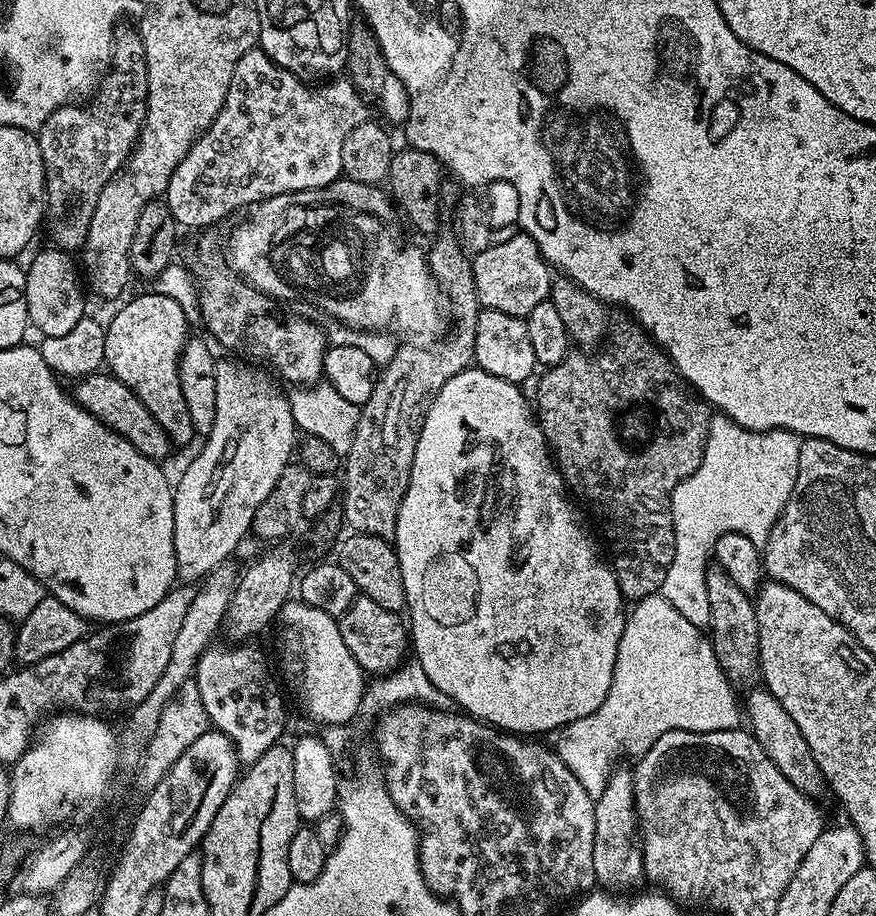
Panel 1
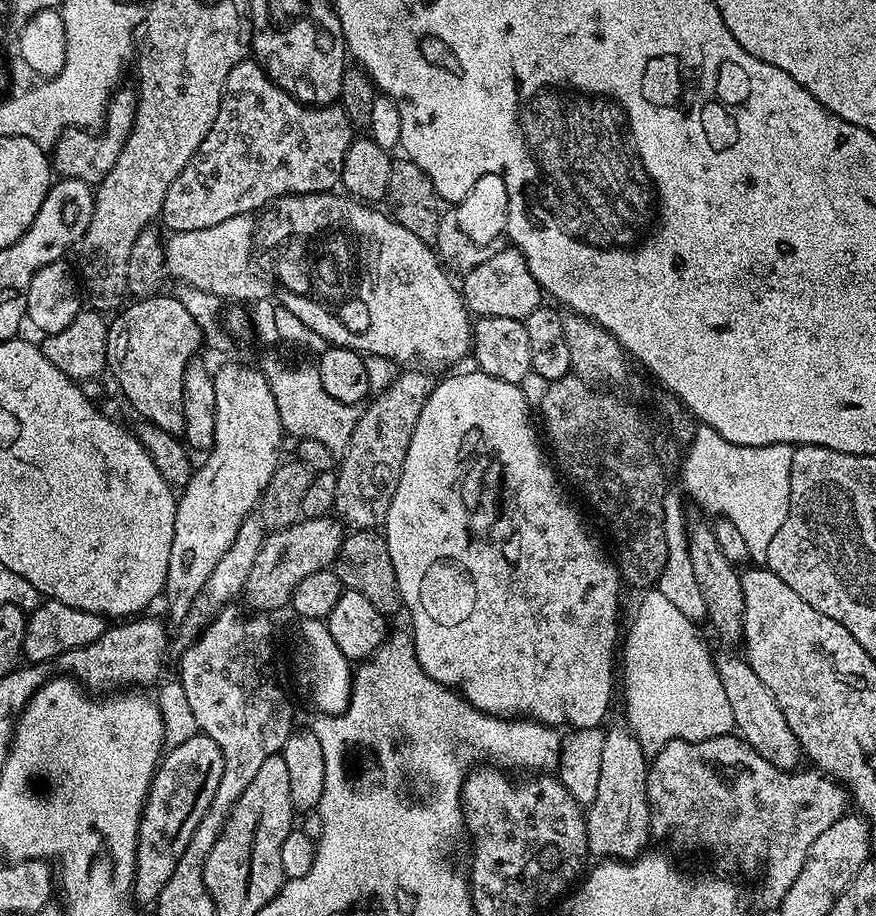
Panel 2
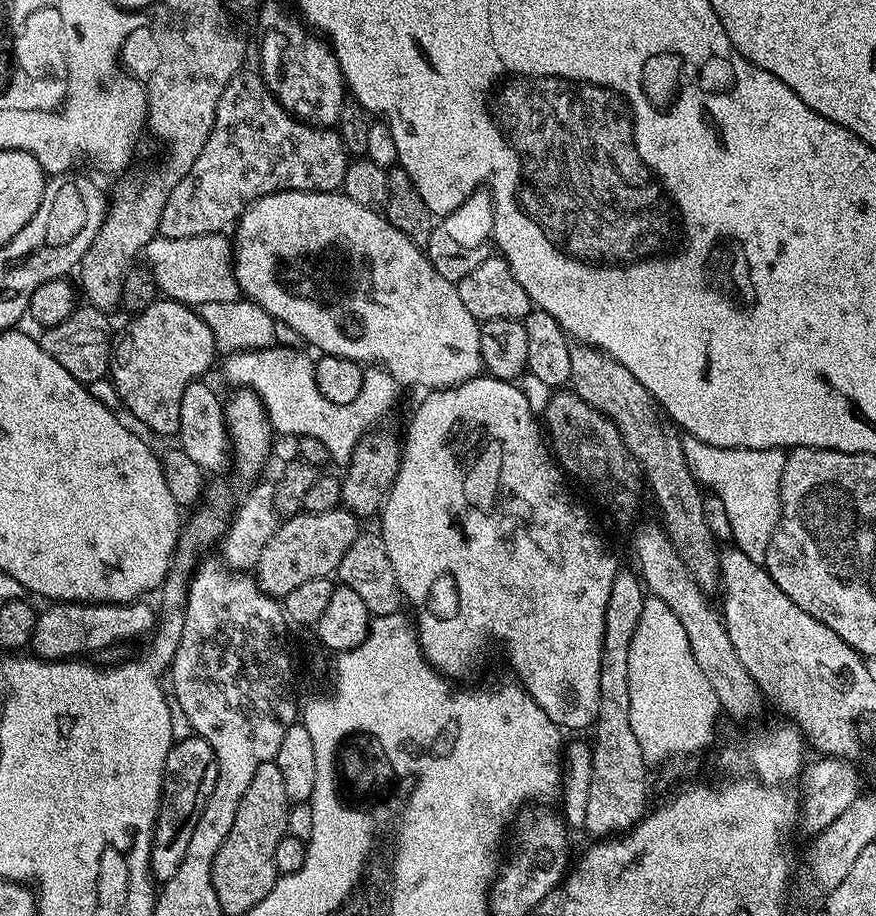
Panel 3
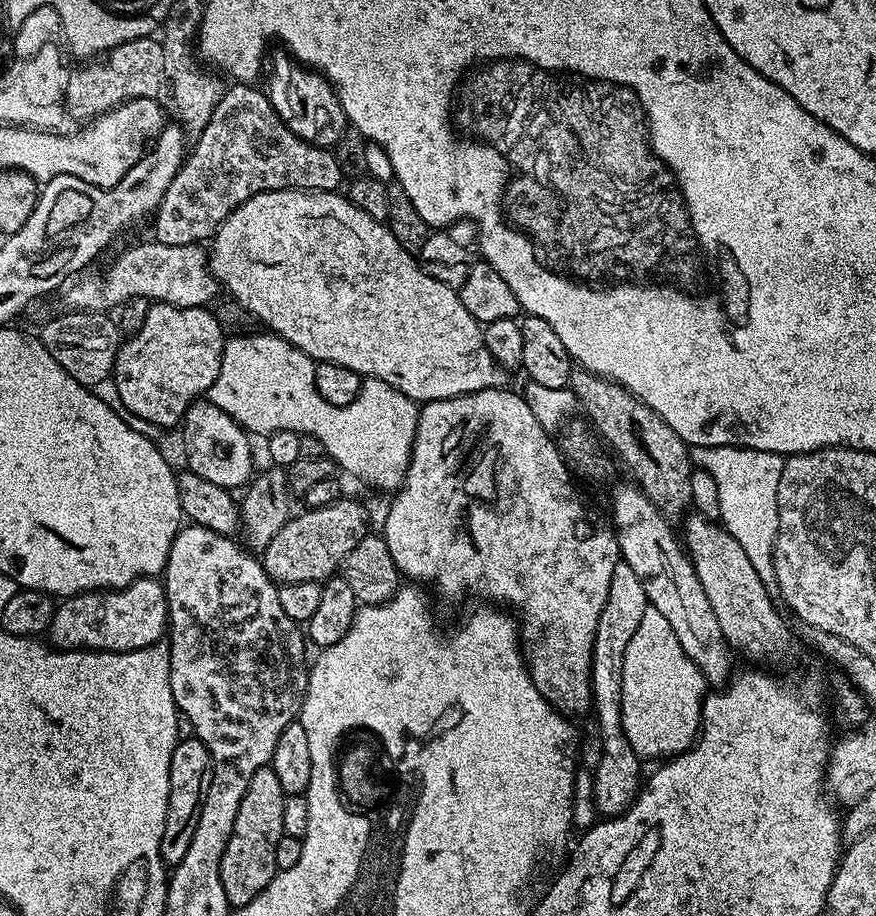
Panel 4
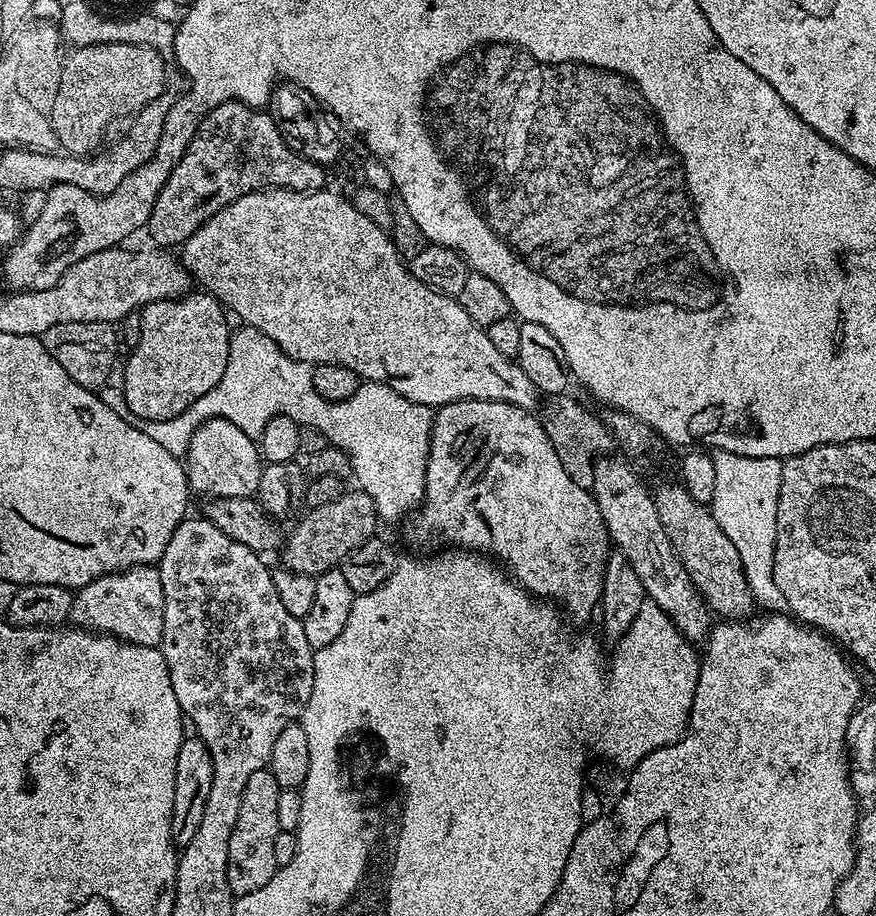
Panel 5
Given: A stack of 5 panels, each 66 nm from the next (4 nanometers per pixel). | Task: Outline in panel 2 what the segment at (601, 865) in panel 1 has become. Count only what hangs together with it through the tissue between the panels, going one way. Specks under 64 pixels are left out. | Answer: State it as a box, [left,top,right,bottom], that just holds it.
[586,723,652,860]

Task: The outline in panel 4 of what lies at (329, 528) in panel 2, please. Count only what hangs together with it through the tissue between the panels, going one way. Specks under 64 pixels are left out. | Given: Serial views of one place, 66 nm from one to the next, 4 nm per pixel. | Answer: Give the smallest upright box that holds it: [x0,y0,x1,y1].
[262,498,369,585]

